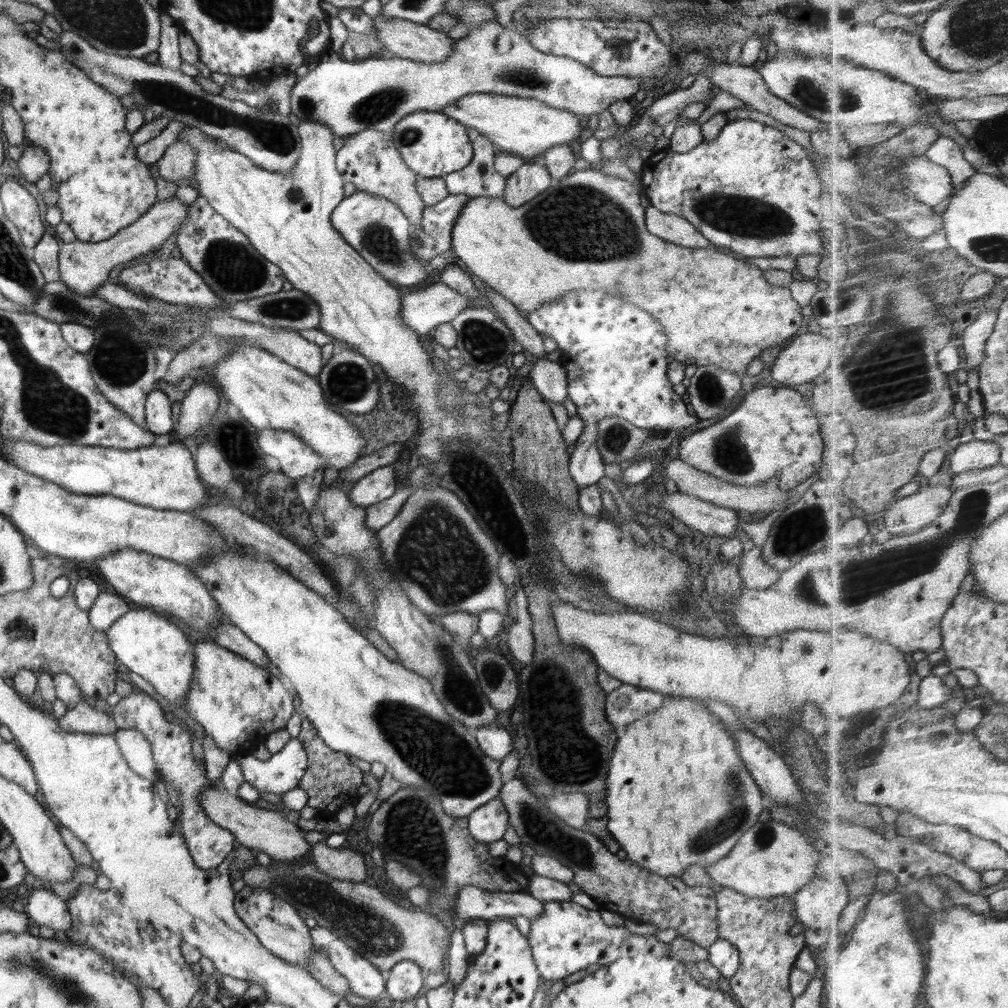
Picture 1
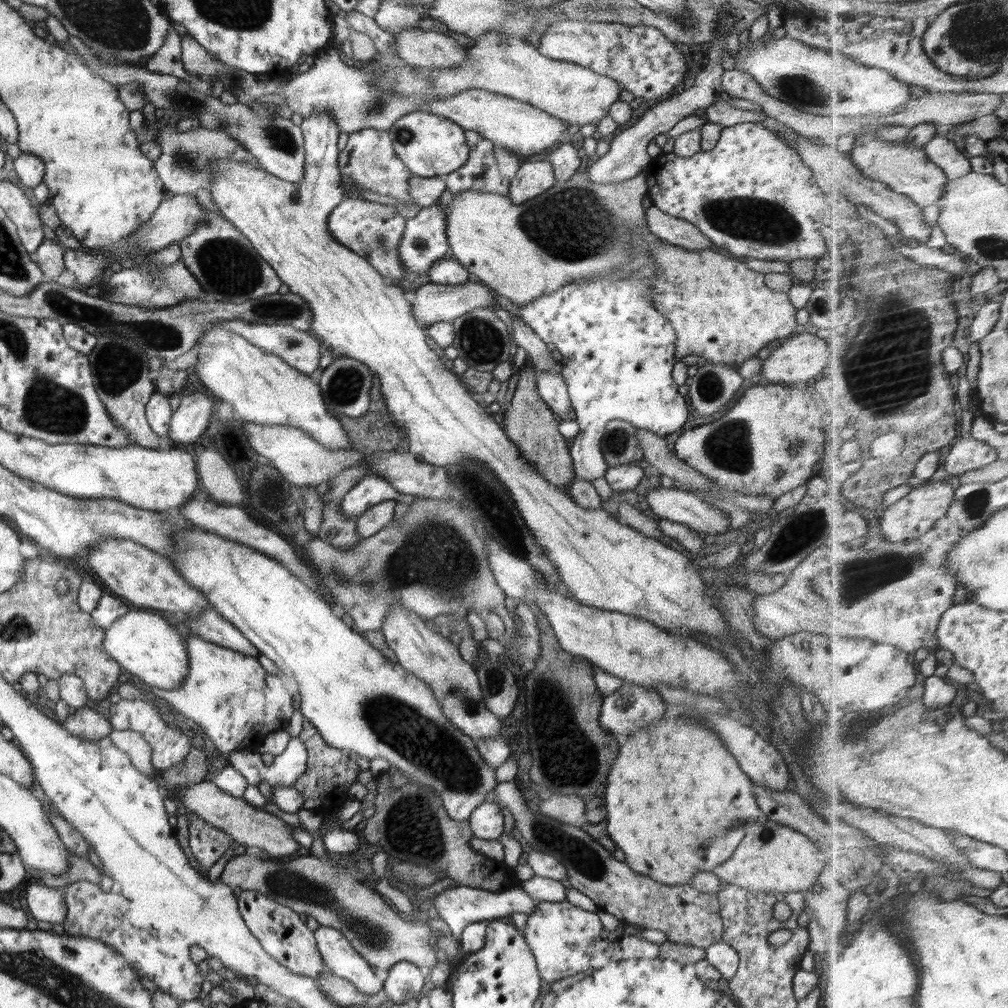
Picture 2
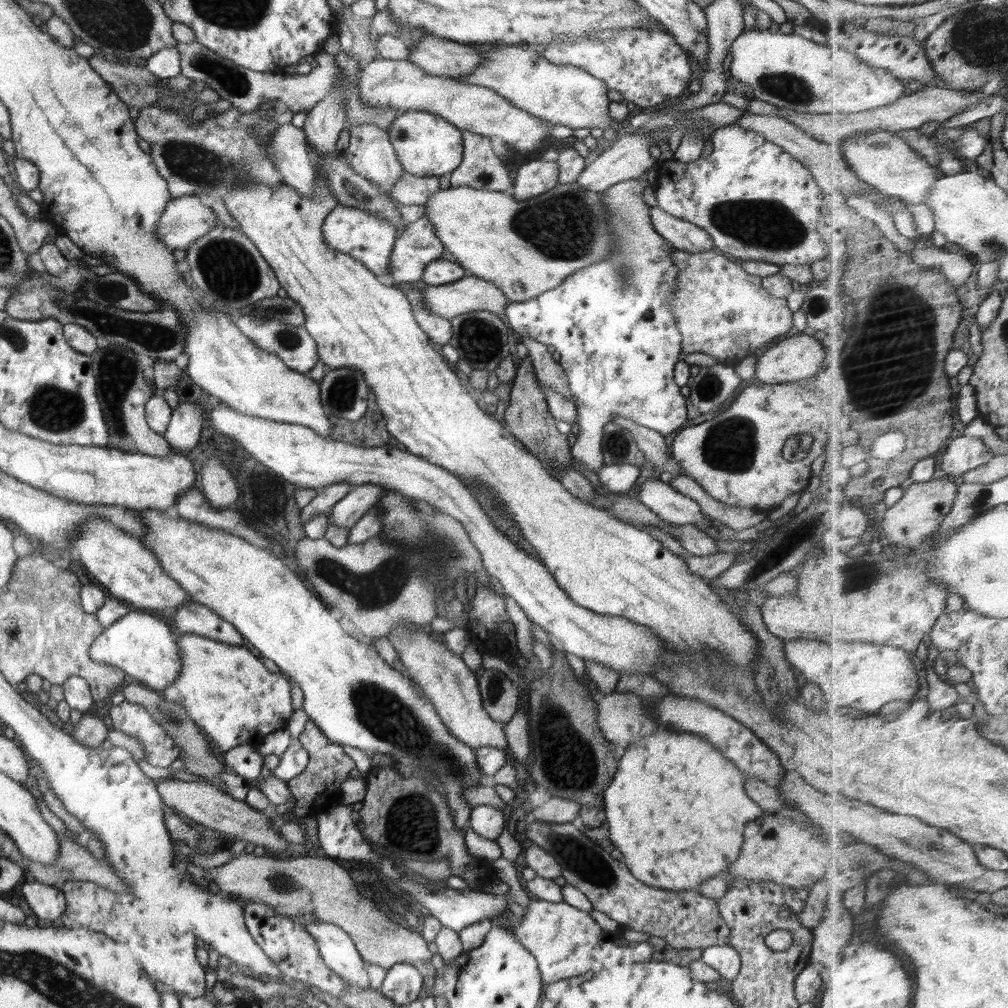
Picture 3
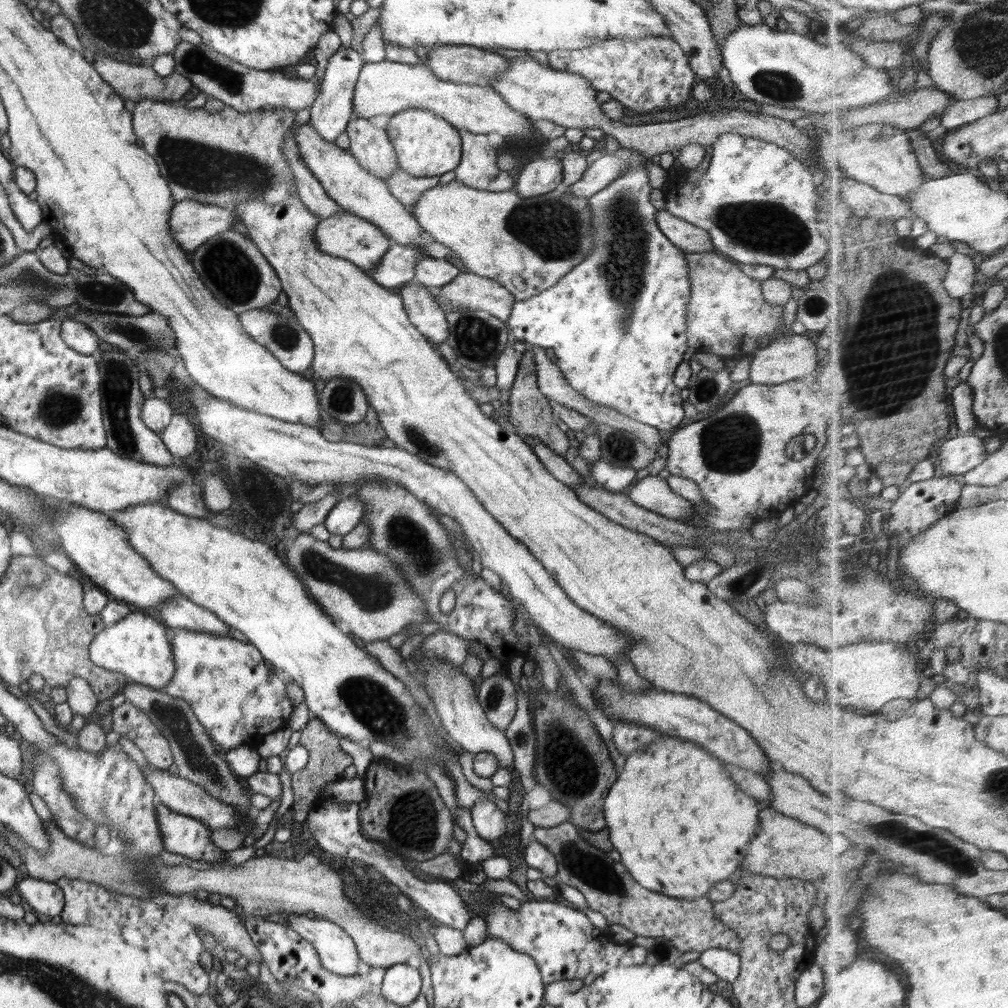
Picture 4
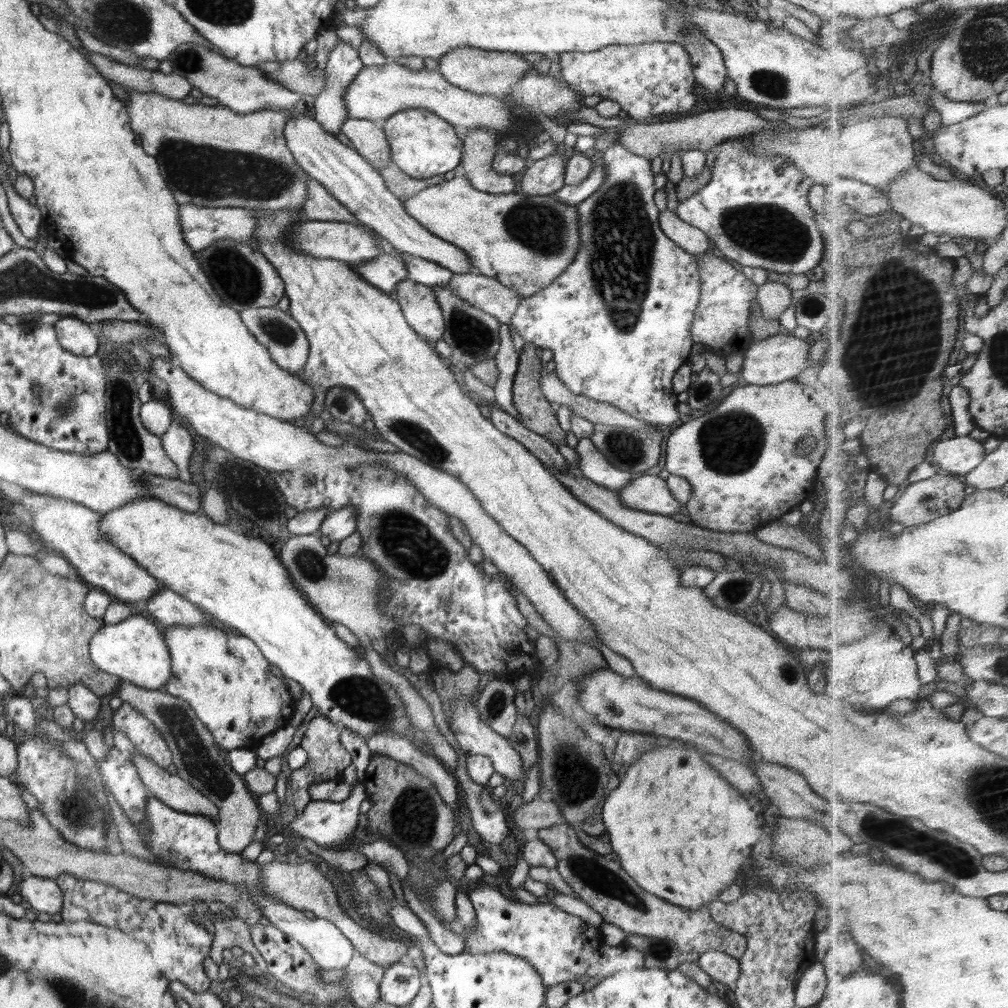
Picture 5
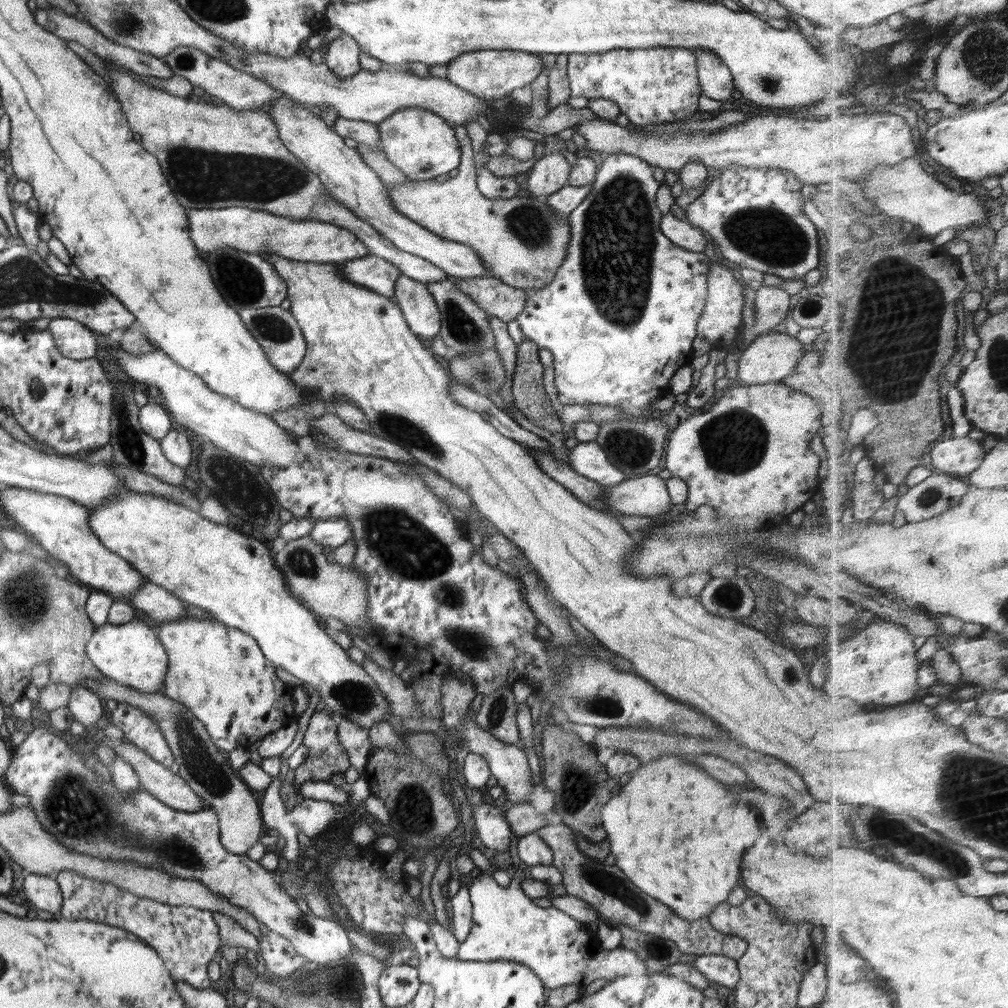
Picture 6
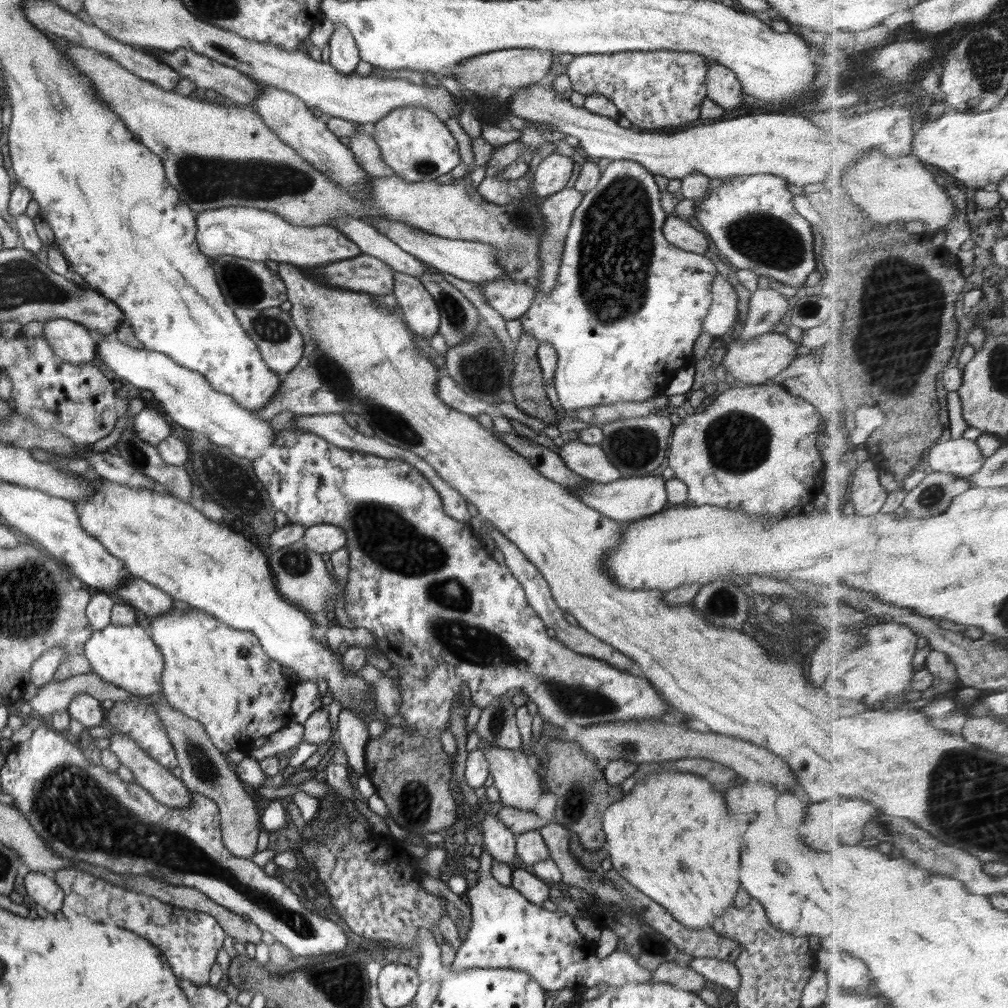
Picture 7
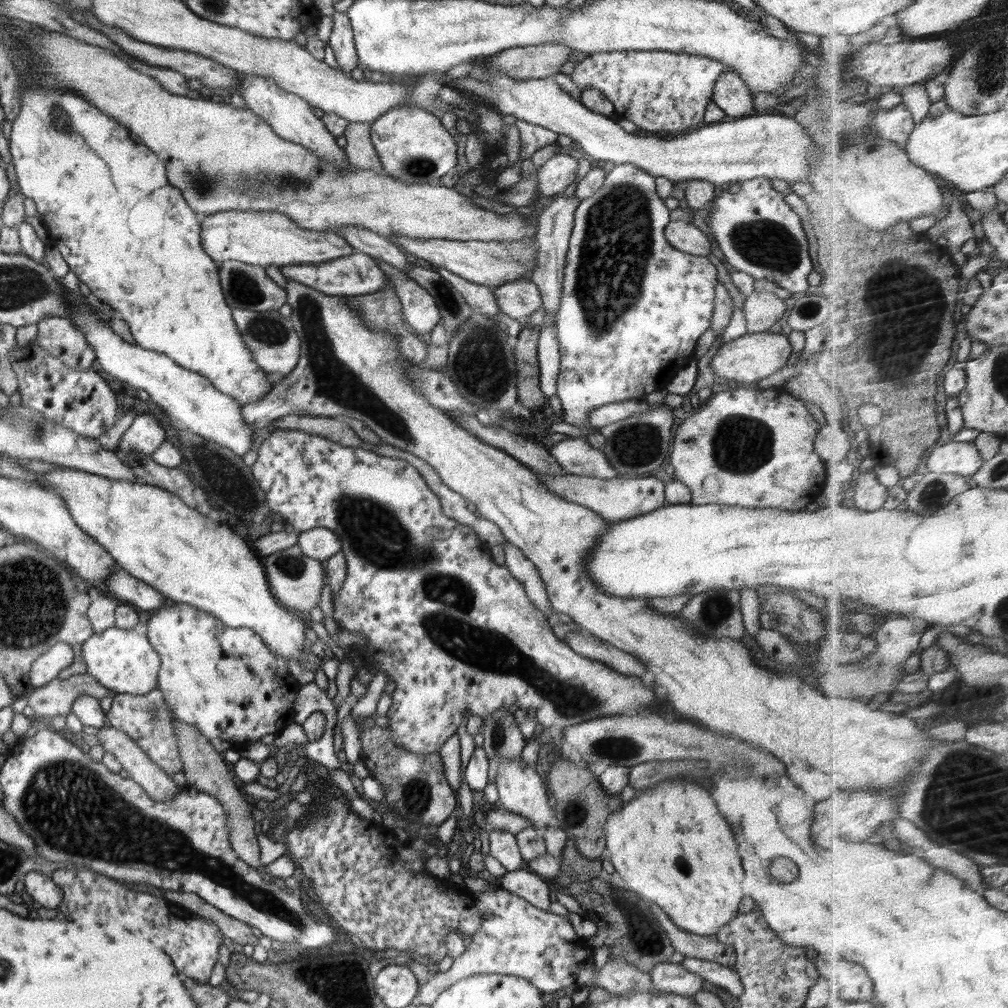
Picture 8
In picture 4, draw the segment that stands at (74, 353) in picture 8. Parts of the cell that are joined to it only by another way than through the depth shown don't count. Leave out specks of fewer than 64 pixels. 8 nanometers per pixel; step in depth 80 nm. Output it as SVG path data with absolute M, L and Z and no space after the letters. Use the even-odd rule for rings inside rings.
M70 318L61 321L61 337L72 350L77 350L80 354L90 356L99 351L98 337L82 321Z

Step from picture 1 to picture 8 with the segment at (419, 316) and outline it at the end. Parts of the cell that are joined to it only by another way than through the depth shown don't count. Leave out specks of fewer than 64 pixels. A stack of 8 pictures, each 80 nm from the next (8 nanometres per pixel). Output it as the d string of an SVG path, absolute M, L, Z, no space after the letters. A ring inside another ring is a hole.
M521 279L506 283L492 289L499 308L510 318L518 320L521 326L528 324L531 314L534 314L543 302L541 294L531 281Z

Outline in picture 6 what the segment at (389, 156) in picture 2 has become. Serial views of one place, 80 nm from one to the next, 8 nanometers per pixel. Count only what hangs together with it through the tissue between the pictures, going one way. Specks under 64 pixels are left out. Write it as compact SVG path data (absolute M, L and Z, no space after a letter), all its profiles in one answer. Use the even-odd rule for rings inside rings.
M338 117L331 129L344 138L352 138L355 142L370 147L370 150L382 150L380 145L380 133L376 124L358 120L348 120Z

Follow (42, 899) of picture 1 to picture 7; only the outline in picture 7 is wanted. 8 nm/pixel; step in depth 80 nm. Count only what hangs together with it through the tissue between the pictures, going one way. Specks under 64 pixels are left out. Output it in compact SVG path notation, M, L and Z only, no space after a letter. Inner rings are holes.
M28 871L24 877L27 896L36 906L46 908L48 912L58 912L63 906L64 891L54 882L51 874Z

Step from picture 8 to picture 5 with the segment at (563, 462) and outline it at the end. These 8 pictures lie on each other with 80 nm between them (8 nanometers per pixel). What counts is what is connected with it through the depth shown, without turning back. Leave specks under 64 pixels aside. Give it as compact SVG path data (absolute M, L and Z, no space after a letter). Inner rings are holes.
M580 438L575 450L578 453L577 466L588 480L613 491L619 491L625 484L631 481L631 474L614 468L589 438Z

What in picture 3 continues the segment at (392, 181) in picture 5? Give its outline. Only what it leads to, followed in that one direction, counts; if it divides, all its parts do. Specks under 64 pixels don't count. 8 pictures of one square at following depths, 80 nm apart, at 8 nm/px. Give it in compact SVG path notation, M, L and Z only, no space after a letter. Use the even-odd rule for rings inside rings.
M404 172L390 195L402 205L425 205L428 197L438 190L440 177L418 177Z

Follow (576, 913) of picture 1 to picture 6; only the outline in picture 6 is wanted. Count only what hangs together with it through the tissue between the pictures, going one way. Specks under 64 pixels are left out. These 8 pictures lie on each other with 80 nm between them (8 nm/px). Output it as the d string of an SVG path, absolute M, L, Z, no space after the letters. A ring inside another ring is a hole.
M518 869L507 887L499 885L491 877L490 871L481 872L474 878L474 882L469 885L469 898L473 907L473 923L468 936L460 943L457 958L475 960L476 962L511 960L523 964L538 975L548 991L566 986L566 984L586 986L594 982L596 978L604 978L606 981L610 981L620 976L630 976L631 974L642 976L648 973L644 961L640 960L632 950L626 950L626 948L620 950L620 947L612 950L602 948L601 942L596 940L597 933L591 931L588 923L578 922L569 914L564 914L554 907L540 908L536 906L532 899L528 898L520 888L522 877L525 877L524 871Z

